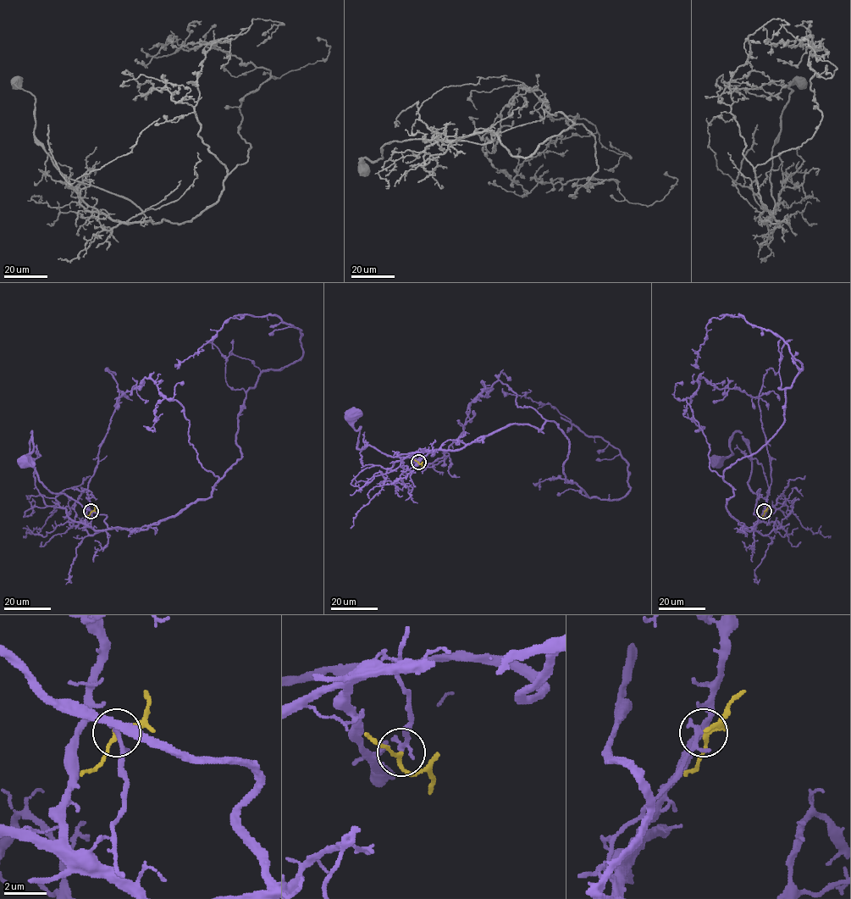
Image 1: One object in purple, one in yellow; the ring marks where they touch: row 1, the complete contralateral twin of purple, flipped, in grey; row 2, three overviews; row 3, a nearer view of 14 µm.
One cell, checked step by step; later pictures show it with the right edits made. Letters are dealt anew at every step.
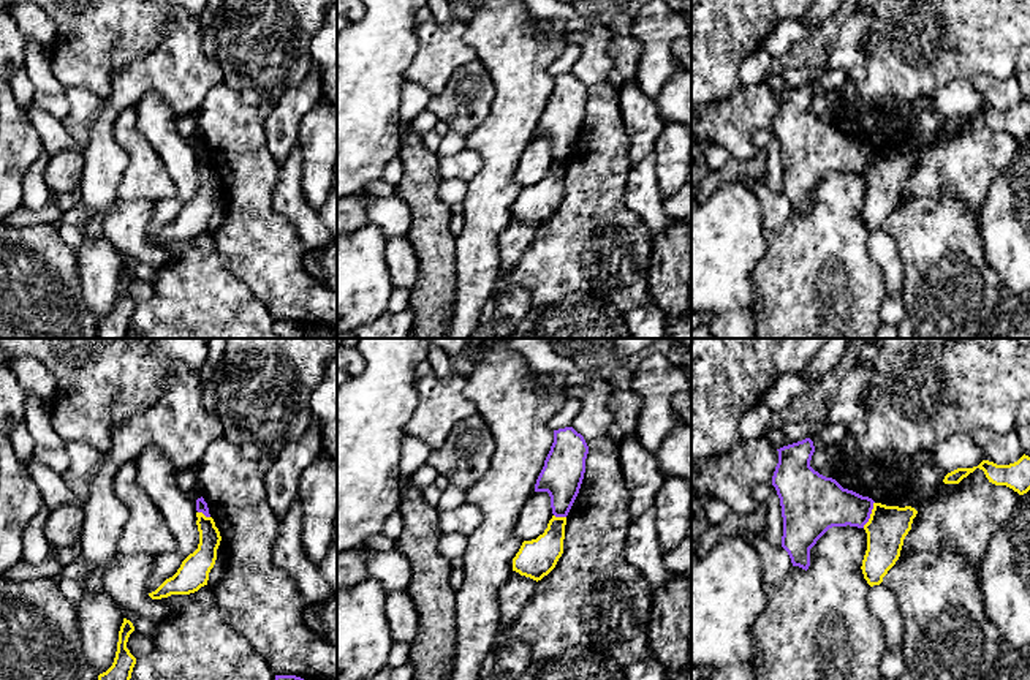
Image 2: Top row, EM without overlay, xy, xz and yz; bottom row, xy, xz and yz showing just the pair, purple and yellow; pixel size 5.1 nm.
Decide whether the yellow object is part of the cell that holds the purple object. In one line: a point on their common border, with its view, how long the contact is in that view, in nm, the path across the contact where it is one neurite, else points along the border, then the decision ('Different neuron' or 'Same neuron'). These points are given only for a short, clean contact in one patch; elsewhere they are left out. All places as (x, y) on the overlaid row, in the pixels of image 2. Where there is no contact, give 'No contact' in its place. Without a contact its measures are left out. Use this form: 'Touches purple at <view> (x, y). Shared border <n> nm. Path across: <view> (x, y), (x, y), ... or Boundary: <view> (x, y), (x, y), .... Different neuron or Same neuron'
Touches purple at yz (870, 513). Shared border 150 nm. Boundary: yz (874, 502), (870, 517), (863, 527). Different neuron

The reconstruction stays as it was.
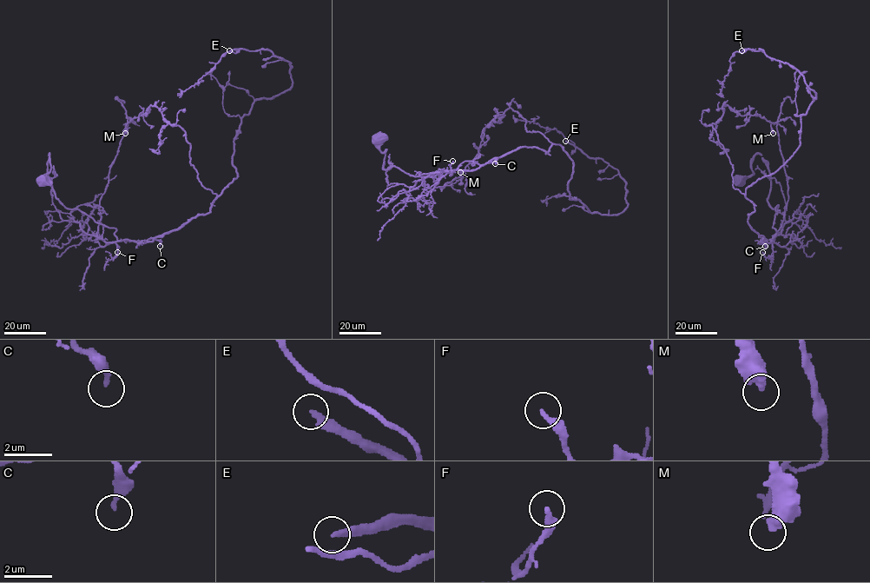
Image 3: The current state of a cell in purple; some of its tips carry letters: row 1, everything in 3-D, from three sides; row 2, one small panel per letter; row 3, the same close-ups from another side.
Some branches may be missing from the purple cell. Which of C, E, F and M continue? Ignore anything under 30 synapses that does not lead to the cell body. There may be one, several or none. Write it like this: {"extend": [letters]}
{"extend": ["E"]}

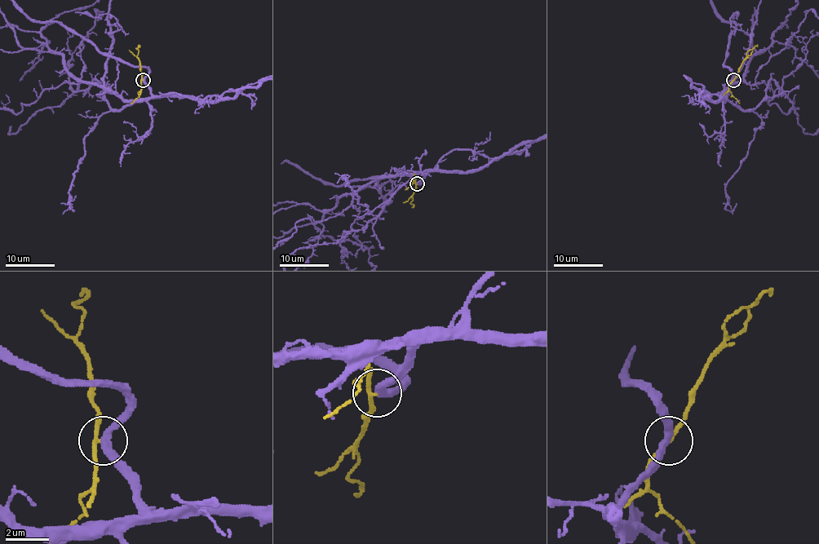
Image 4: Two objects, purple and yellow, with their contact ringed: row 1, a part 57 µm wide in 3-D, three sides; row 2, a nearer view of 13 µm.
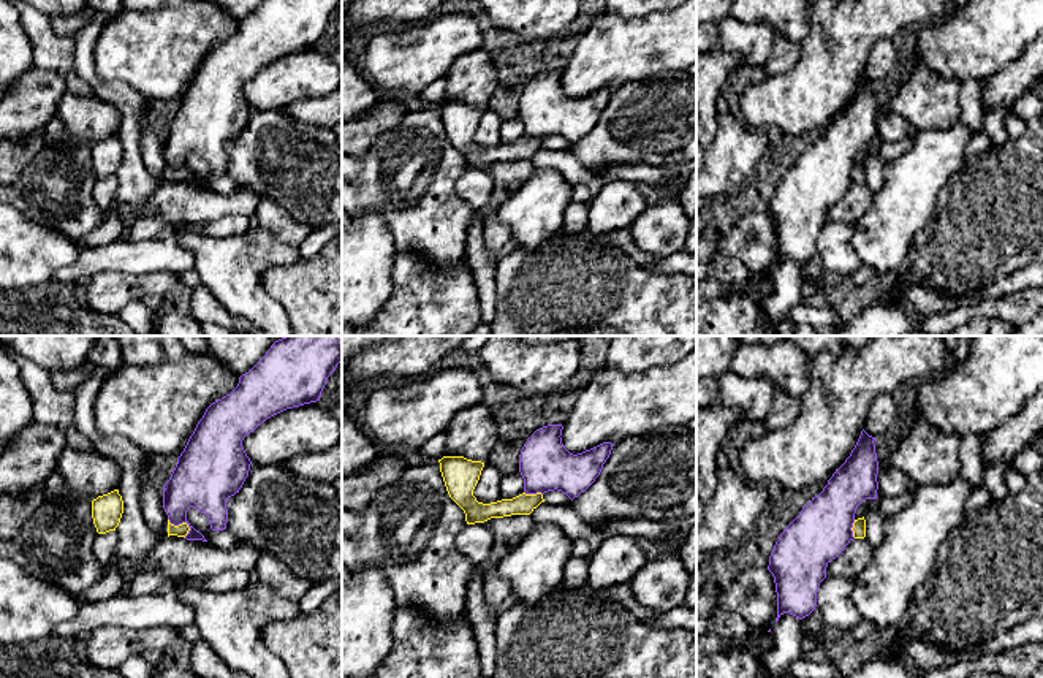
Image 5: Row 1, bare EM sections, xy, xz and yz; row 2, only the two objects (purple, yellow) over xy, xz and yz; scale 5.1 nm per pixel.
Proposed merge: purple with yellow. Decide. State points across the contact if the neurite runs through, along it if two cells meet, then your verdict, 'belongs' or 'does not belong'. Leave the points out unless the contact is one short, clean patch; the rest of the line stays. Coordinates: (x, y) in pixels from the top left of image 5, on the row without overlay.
border along xy (168, 163), (174, 170), (185, 168), (189, 178); does not belong

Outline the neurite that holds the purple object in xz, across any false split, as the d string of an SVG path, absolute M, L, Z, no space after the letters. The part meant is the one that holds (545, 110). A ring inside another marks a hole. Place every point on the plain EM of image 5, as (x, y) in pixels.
M562 70L543 71L524 89L519 100L519 117L525 139L557 135L573 146L600 120L614 89L603 87L573 100L562 89L562 74Z

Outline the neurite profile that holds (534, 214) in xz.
M535 168L521 189L499 206L500 222L524 250L537 250L562 228L565 211L573 203L573 184L559 171Z

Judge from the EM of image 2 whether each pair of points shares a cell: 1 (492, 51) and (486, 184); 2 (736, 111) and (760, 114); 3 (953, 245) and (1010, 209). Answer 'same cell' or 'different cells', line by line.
1: same cell
2: same cell
3: different cells

